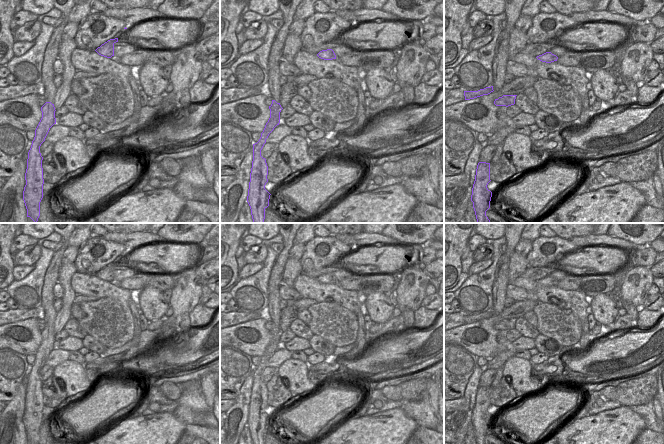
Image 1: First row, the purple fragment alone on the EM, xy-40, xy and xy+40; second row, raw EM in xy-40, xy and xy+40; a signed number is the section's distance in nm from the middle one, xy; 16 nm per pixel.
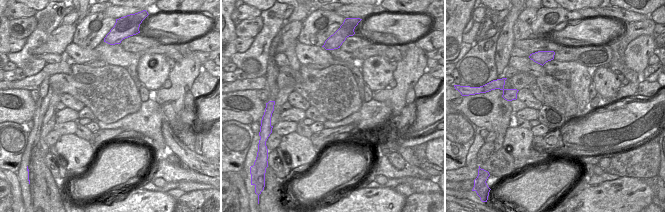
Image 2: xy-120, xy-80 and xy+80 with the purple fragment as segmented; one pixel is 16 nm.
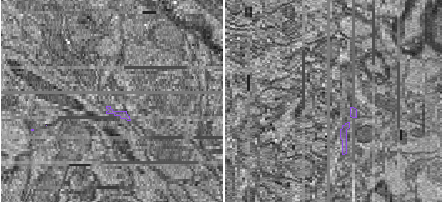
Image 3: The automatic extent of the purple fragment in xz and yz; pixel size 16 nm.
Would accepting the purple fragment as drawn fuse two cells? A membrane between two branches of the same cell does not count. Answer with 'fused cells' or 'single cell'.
fused cells

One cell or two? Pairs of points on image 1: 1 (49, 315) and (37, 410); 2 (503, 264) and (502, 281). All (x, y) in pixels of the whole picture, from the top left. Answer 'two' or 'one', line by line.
1: one
2: one

